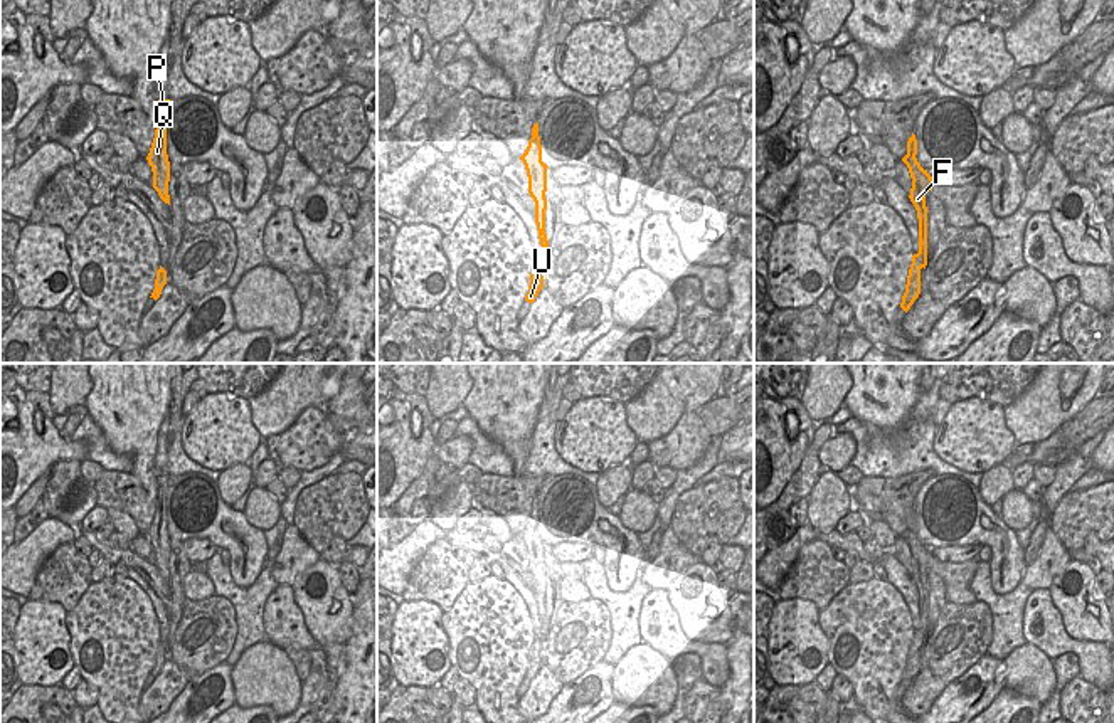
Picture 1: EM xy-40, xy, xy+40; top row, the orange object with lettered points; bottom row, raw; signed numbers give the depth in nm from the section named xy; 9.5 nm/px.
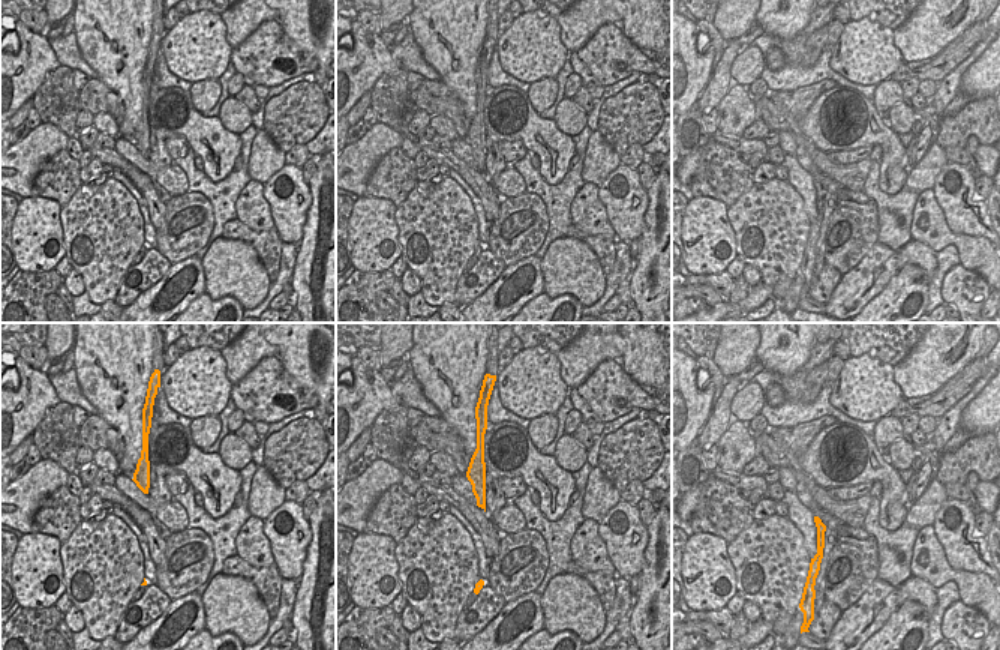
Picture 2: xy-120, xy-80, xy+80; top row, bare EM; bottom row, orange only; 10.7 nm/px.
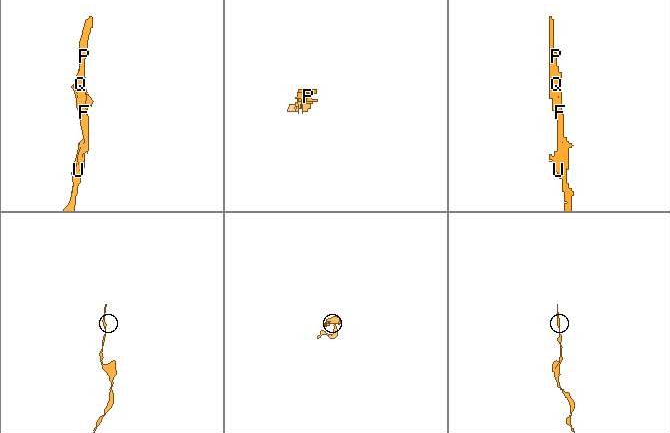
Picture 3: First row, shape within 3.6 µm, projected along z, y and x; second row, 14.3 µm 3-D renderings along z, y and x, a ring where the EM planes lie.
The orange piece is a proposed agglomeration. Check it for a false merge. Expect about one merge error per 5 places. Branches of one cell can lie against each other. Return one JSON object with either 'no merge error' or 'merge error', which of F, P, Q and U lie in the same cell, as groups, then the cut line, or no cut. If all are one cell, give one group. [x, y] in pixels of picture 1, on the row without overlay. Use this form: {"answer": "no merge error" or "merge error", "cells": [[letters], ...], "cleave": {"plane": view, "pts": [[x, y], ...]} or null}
{"answer": "no merge error", "cells": [["F", "P", "Q", "U"]], "cleave": null}

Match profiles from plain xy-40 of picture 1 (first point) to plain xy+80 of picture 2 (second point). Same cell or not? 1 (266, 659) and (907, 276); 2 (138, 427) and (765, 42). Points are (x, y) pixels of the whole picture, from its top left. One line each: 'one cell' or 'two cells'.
1: two cells
2: two cells

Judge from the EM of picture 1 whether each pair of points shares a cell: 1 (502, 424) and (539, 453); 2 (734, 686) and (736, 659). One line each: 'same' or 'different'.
1: different
2: same

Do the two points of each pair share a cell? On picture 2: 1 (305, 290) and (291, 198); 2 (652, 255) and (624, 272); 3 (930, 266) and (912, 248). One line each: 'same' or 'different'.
1: different
2: different
3: same

